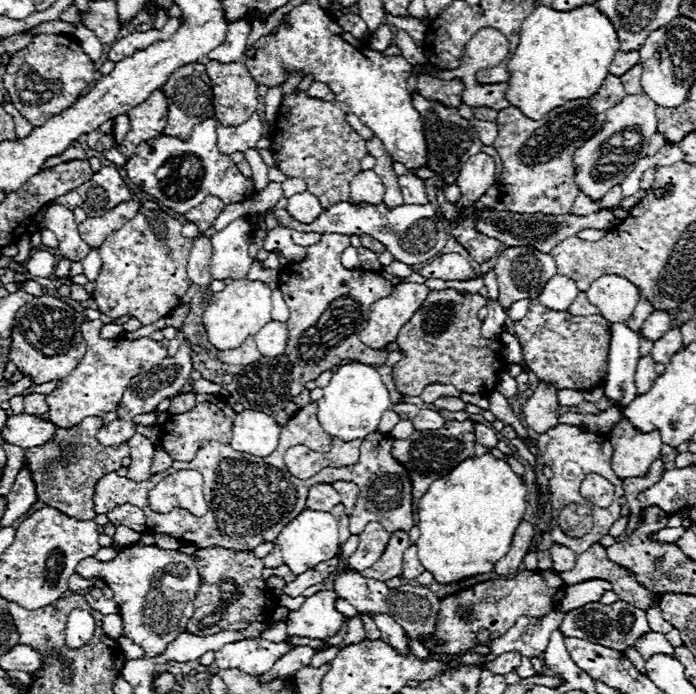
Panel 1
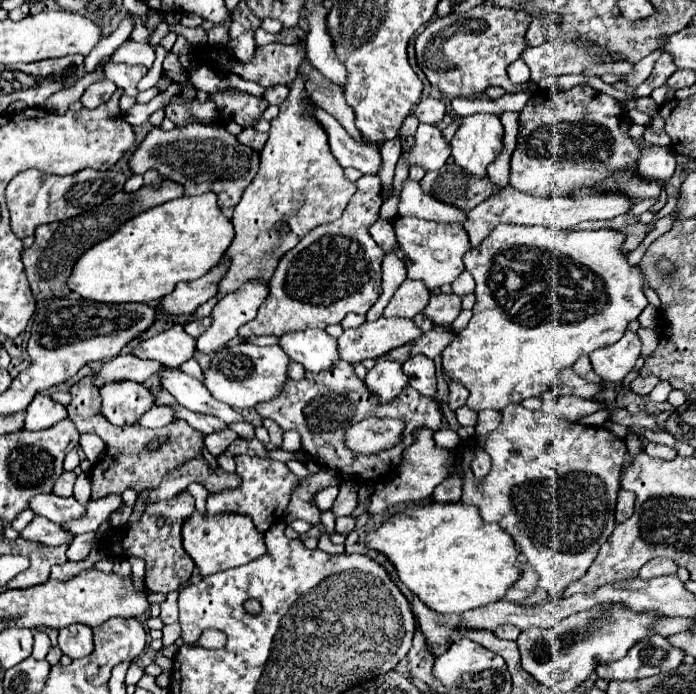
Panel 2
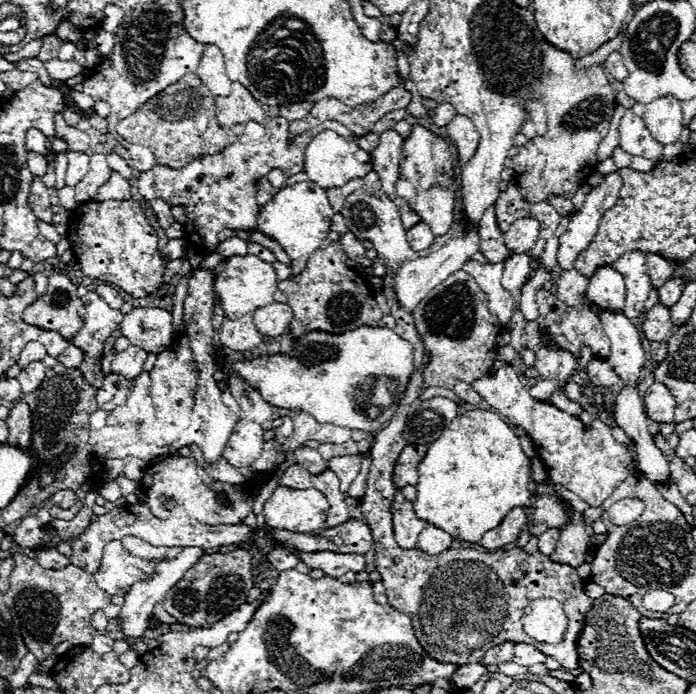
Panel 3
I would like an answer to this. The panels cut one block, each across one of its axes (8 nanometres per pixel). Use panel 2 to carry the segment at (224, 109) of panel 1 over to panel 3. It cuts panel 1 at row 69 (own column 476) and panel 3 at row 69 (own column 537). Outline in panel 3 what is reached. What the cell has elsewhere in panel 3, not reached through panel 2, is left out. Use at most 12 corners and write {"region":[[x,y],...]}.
{"region":[[204,48],[196,76],[214,96],[230,94],[222,52]]}

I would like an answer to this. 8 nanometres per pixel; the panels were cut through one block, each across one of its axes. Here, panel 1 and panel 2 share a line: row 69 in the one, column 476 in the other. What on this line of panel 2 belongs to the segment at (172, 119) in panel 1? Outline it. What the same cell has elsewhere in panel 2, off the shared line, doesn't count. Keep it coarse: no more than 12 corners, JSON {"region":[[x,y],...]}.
{"region":[[458,164],[426,172],[420,186],[436,200],[472,210],[496,192]]}

